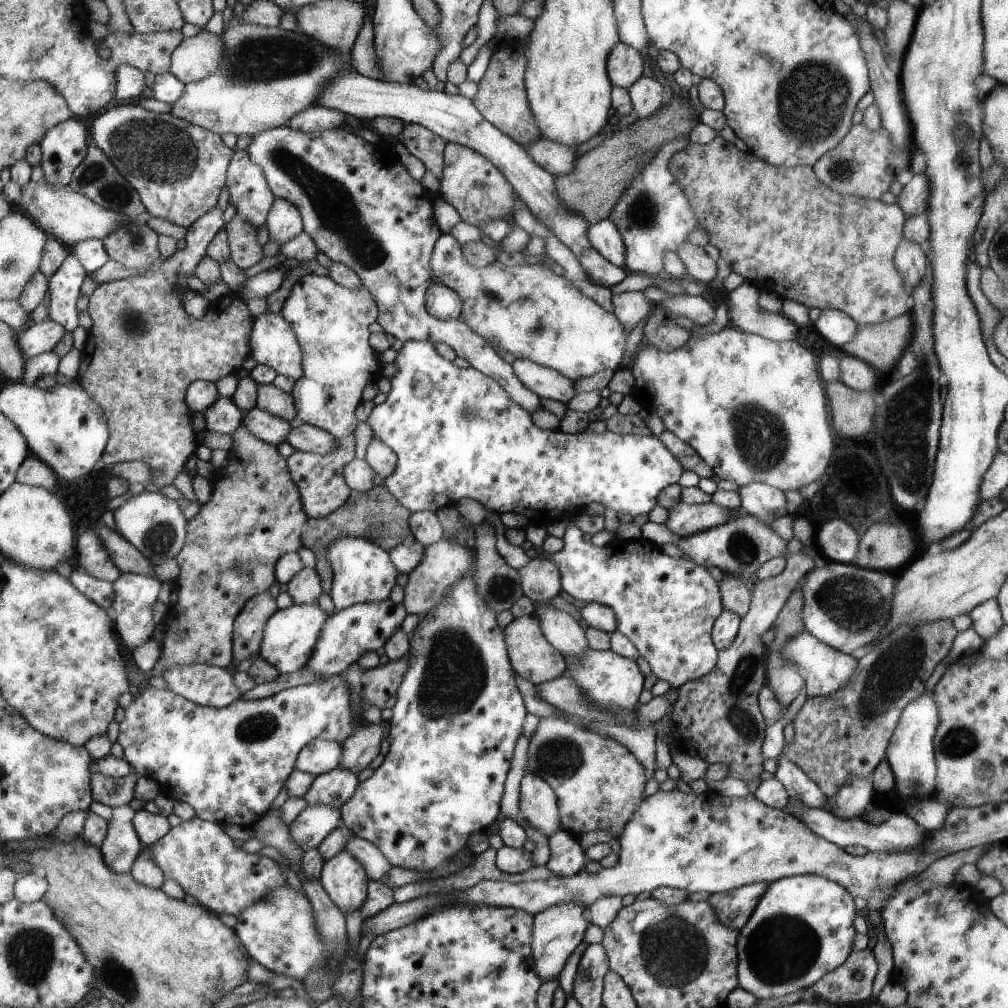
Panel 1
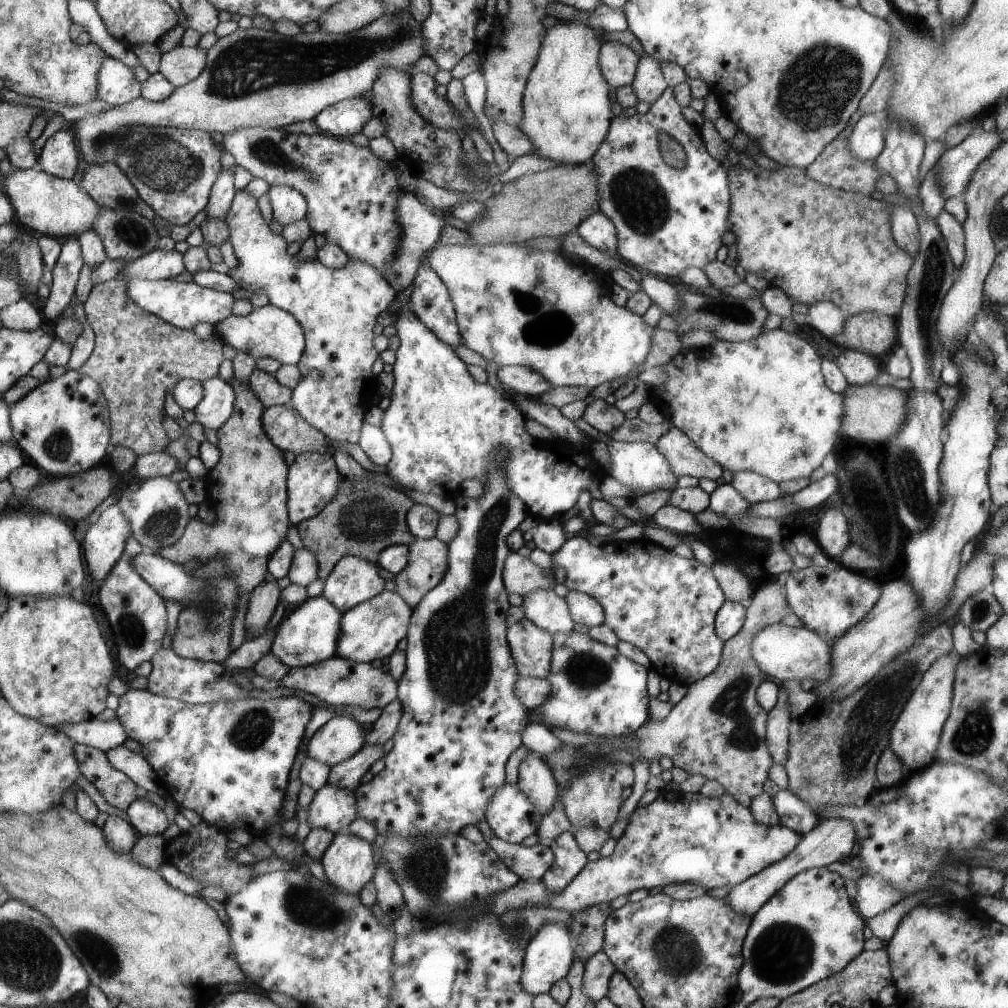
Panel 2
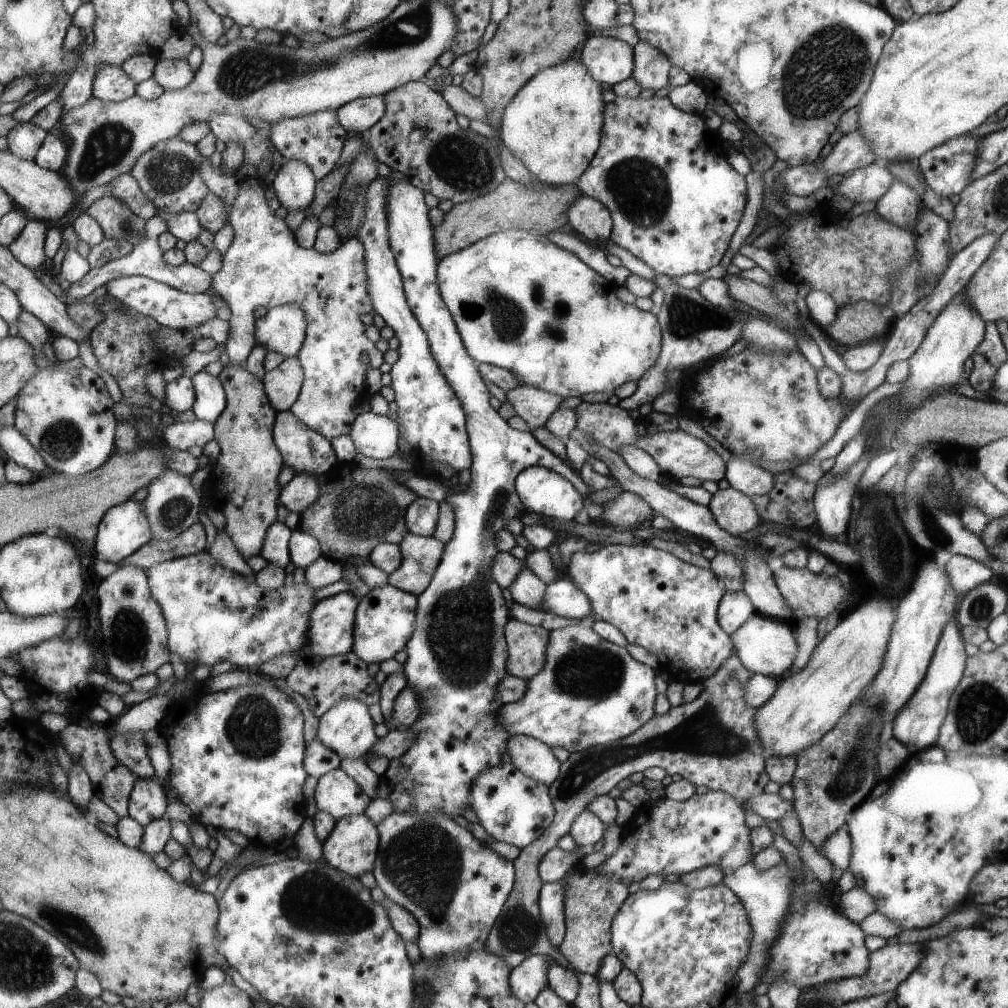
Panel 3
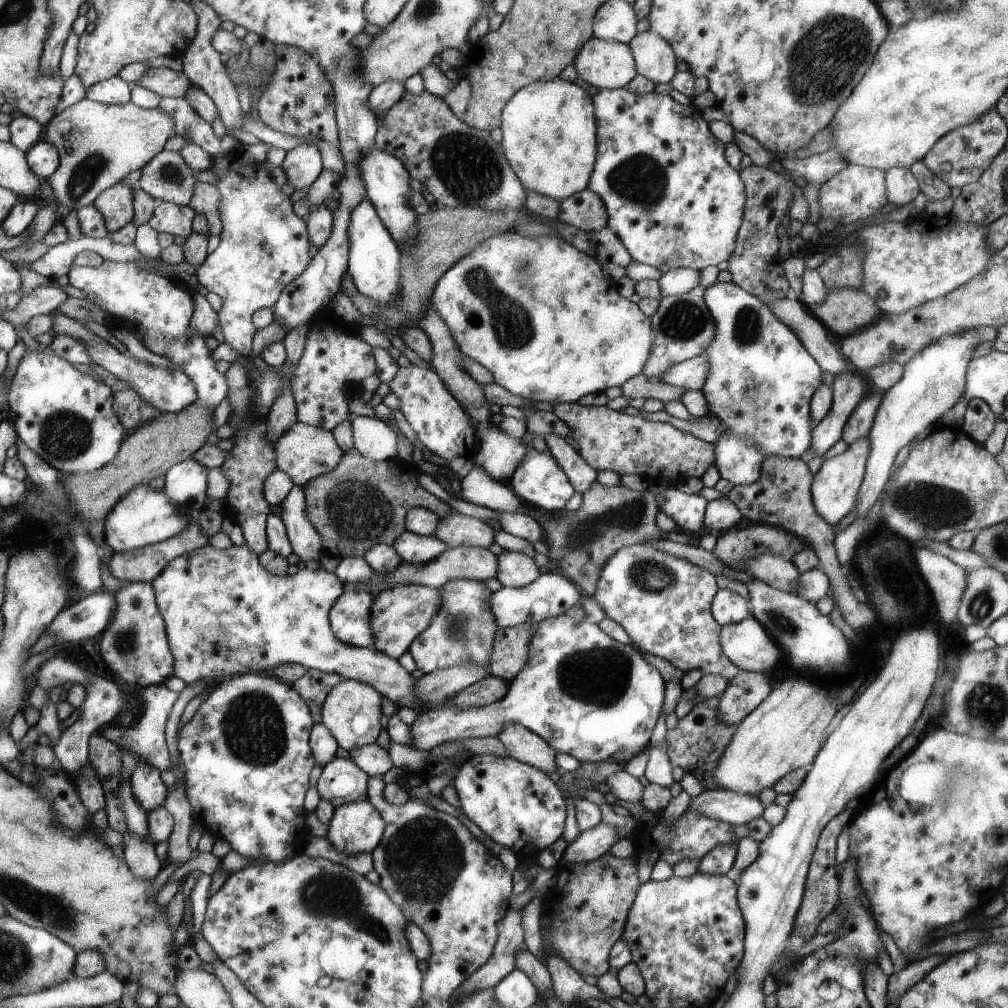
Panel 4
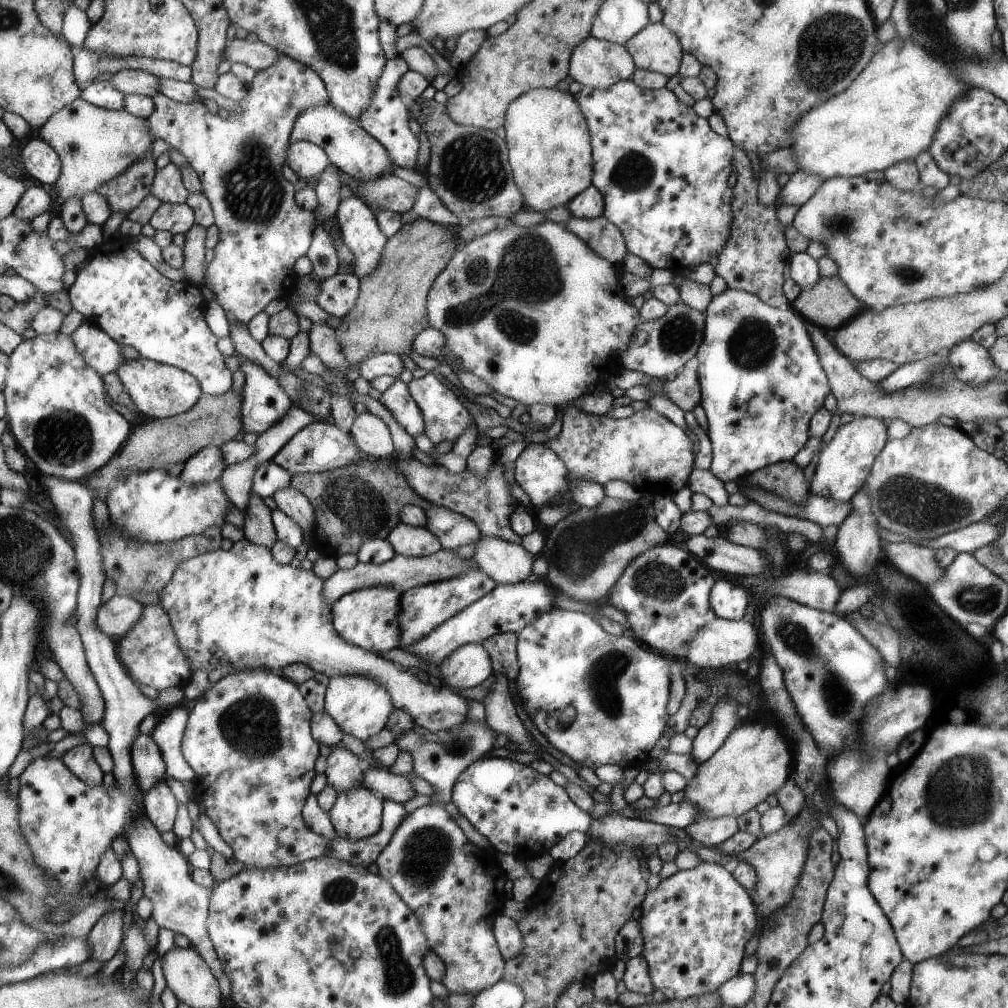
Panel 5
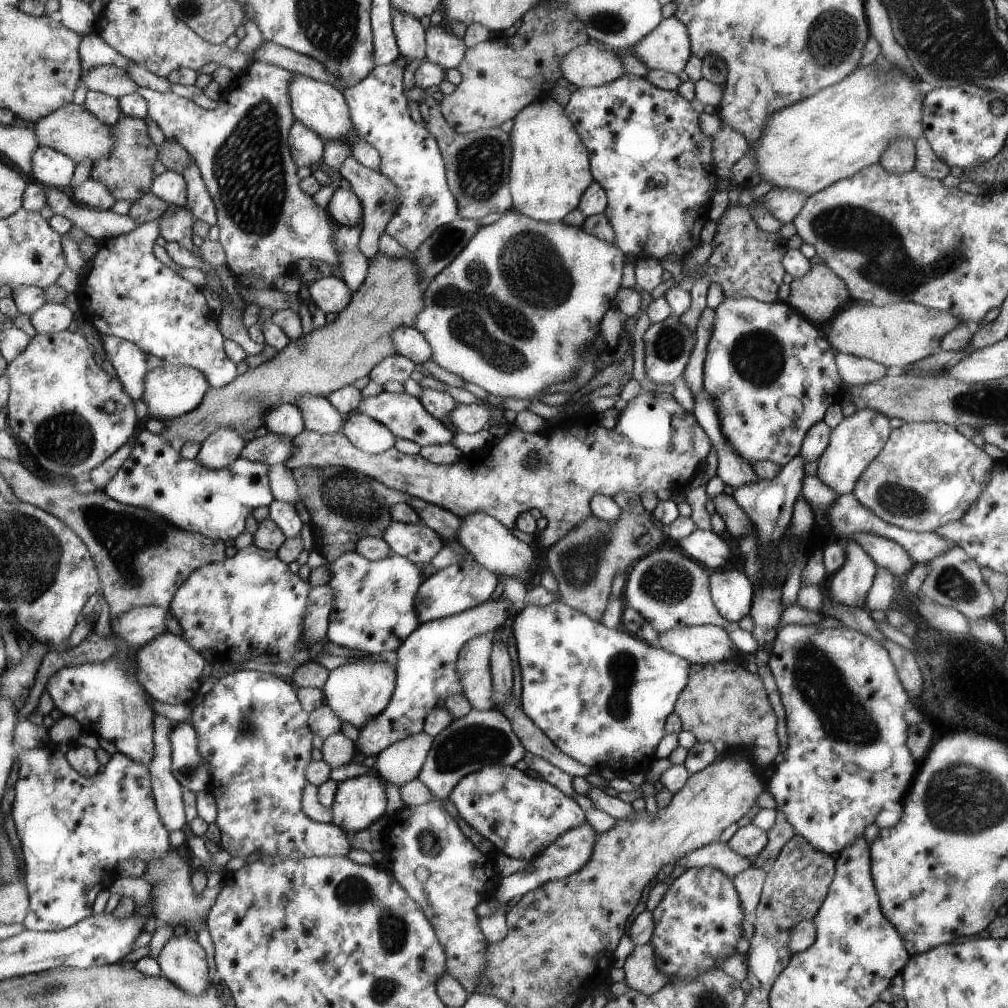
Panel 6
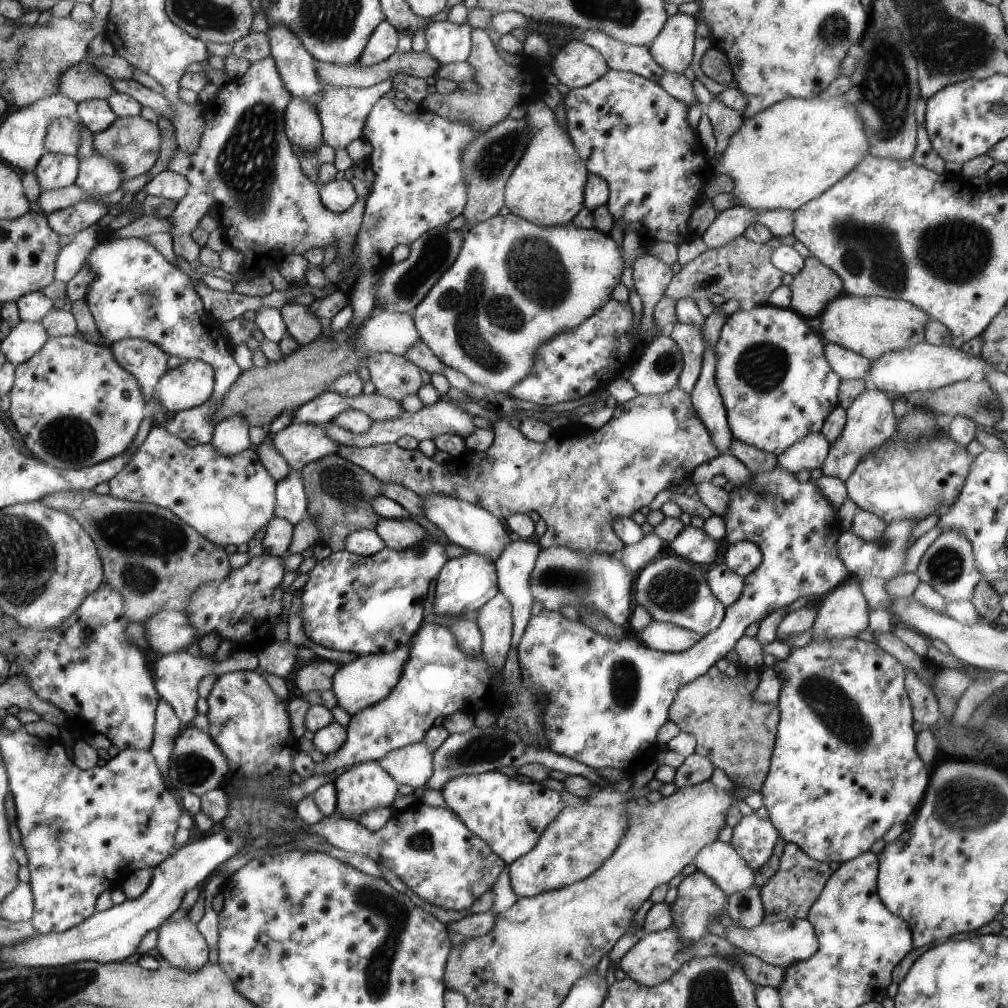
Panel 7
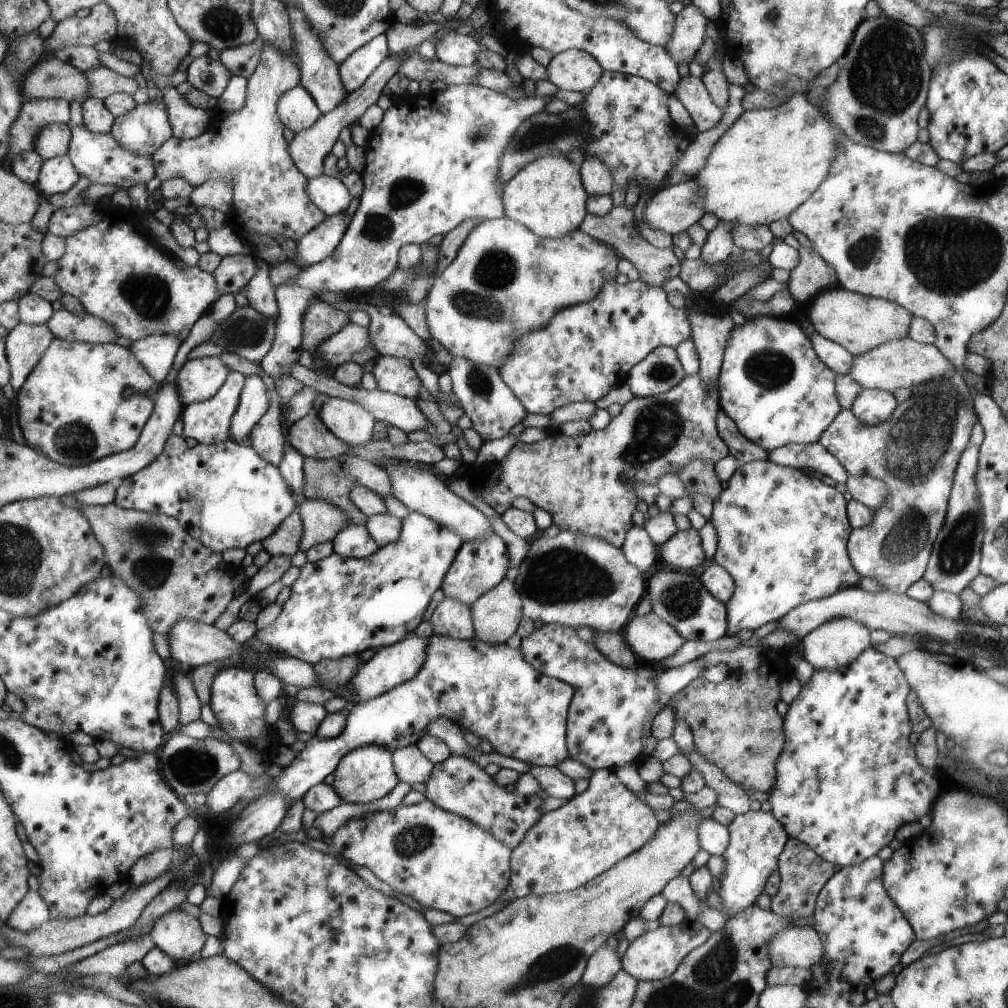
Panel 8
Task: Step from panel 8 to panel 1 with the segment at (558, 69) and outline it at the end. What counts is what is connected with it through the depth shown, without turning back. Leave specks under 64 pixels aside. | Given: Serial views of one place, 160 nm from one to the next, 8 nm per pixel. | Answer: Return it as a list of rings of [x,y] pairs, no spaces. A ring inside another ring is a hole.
[[[617,42],[607,57],[607,74],[613,87],[629,89],[642,77],[643,58],[631,46]]]

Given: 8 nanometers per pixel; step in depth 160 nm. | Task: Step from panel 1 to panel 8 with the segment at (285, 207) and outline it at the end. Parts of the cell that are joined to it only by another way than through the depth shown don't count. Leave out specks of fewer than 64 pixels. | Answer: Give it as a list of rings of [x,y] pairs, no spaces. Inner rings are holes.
[[[303,84],[283,93],[278,113],[295,134],[309,130],[323,116],[317,101]]]

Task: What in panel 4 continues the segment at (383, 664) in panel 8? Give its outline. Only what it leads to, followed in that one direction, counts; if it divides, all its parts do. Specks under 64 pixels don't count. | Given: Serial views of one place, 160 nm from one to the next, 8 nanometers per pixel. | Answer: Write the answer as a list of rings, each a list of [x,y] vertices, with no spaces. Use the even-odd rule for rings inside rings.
[[[344,679],[329,692],[329,697],[325,702],[323,710],[322,722],[325,726],[329,726],[329,730],[335,734],[335,738],[339,742],[341,748],[346,749],[348,752],[362,748],[366,745],[371,745],[377,742],[379,734],[383,732],[383,724],[381,721],[385,721],[381,718],[383,710],[381,710],[381,702],[383,702],[383,695],[377,691],[371,684],[359,682],[355,679]]]

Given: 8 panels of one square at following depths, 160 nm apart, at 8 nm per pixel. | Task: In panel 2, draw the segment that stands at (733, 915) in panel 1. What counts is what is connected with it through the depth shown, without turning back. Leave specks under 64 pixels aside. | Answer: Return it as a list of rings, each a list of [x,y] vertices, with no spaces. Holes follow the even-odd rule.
[[[843,818],[820,819],[809,832],[802,836],[799,845],[790,854],[785,854],[781,861],[773,862],[773,865],[765,866],[758,874],[753,874],[753,877],[747,878],[740,884],[733,886],[727,896],[725,902],[729,902],[729,906],[739,914],[747,914],[753,917],[765,902],[781,886],[784,886],[795,874],[800,871],[813,867],[825,867],[833,862],[842,862],[843,858],[851,856],[852,847],[856,840],[853,824],[849,820]]]

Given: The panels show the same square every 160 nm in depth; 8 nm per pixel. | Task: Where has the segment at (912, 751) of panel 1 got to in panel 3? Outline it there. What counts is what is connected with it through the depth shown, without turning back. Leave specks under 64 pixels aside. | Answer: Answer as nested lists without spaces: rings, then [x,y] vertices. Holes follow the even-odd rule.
[[[953,616],[948,621],[948,625],[944,627],[940,641],[936,643],[932,662],[920,688],[916,690],[912,700],[901,710],[897,720],[885,734],[899,740],[901,744],[907,744],[908,748],[909,746],[917,748],[917,750],[913,750],[913,754],[935,744],[935,740],[939,737],[940,726],[948,715],[948,702],[951,700],[953,690],[956,689],[963,677],[964,663],[967,661],[967,657],[964,652],[963,636],[959,635],[958,626],[959,624]]]

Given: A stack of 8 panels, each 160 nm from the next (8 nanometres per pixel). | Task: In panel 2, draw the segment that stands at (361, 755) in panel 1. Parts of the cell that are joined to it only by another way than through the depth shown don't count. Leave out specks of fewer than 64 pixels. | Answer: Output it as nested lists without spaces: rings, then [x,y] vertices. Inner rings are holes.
[[[401,698],[393,700],[385,709],[382,715],[373,723],[373,728],[367,731],[365,738],[365,746],[373,744],[373,746],[383,746],[385,742],[394,739],[401,720],[403,720],[405,710],[403,710],[403,702]]]

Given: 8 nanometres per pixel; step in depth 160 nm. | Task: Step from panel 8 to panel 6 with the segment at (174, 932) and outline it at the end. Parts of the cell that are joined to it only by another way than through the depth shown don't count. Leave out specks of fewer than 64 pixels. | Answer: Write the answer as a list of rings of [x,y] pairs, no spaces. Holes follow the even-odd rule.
[[[186,935],[172,937],[157,960],[164,976],[189,994],[202,995],[207,992],[211,984],[208,954],[197,939],[191,940]]]

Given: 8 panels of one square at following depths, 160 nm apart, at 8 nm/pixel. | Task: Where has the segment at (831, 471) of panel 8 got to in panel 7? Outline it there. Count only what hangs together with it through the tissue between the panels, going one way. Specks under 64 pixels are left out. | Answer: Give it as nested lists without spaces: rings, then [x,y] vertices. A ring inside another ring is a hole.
[[[820,431],[806,434],[795,444],[776,456],[776,464],[794,475],[799,470],[820,468],[826,459],[830,444]]]

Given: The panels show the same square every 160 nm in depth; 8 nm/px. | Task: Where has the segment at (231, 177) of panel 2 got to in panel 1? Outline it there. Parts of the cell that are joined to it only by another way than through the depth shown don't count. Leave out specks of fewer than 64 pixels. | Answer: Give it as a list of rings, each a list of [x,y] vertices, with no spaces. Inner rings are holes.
[[[215,206],[208,214],[203,214],[200,221],[187,231],[187,247],[178,250],[159,270],[139,274],[137,278],[101,284],[90,296],[87,311],[94,324],[81,351],[77,378],[85,386],[85,390],[103,406],[109,418],[110,440],[97,464],[97,472],[123,462],[140,461],[151,466],[154,484],[161,487],[173,485],[200,444],[195,442],[199,437],[191,424],[192,411],[185,402],[189,386],[196,381],[215,383],[227,374],[237,374],[241,366],[251,359],[252,350],[249,348],[248,338],[251,338],[256,320],[248,309],[248,302],[239,293],[230,291],[224,302],[212,305],[207,315],[199,320],[187,313],[183,298],[179,298],[181,294],[177,294],[177,288],[189,286],[185,278],[195,275],[199,262],[208,256],[209,244],[225,229],[223,212]]]

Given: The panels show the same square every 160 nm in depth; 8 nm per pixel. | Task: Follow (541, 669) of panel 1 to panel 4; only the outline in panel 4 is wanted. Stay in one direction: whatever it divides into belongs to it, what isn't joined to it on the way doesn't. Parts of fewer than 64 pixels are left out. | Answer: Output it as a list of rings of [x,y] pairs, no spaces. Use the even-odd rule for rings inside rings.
[[[519,624],[497,629],[492,643],[492,655],[486,663],[488,675],[510,684],[524,669],[535,628],[531,624]]]

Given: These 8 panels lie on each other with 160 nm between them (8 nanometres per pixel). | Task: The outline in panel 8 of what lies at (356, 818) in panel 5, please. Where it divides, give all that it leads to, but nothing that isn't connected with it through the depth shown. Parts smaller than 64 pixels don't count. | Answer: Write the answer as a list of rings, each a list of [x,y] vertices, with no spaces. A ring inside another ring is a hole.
[[[367,745],[348,754],[334,773],[334,789],[346,803],[365,804],[385,798],[402,780],[397,776],[394,752],[386,746]]]

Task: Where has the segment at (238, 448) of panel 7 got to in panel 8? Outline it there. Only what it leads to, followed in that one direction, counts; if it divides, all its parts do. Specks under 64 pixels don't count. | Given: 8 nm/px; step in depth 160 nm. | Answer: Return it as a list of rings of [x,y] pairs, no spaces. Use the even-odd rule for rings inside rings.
[[[249,375],[246,377],[244,392],[240,396],[240,405],[232,416],[231,441],[243,442],[253,432],[257,423],[265,416],[265,413],[269,410],[269,394],[267,394],[269,384],[271,385],[270,381],[261,375]]]

